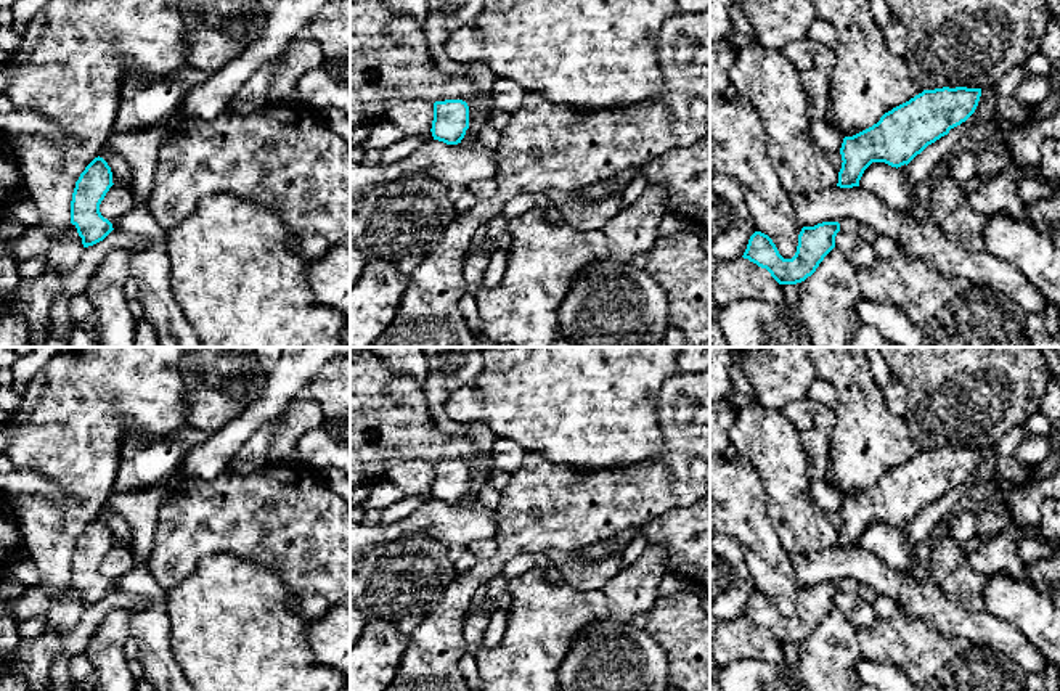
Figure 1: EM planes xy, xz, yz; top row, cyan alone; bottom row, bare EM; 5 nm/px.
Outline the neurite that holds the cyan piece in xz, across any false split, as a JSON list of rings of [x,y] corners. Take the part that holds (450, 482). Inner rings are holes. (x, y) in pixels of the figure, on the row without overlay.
[[[463,460],[434,463],[432,497],[446,505],[458,505],[469,489],[469,466]]]

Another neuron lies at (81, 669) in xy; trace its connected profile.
[[[85,652],[71,657],[69,677],[72,683],[85,683],[93,680],[95,670]]]

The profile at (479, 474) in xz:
[[[488,452],[487,460],[479,464],[475,461],[469,461],[469,489],[466,490],[464,498],[458,503],[461,506],[472,505],[474,501],[479,501],[479,492],[482,485],[490,479],[490,474],[493,472],[491,466],[491,452]]]

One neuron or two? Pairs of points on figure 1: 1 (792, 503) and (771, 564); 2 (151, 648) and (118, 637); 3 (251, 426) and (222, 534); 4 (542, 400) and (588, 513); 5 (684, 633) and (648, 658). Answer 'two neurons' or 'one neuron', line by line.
1: two neurons
2: two neurons
3: two neurons
4: two neurons
5: two neurons

